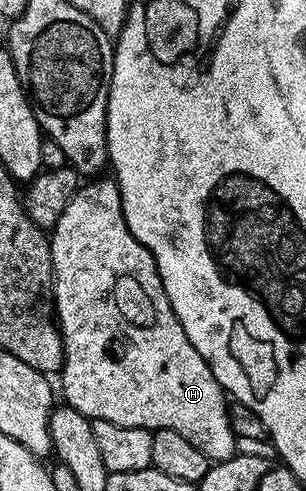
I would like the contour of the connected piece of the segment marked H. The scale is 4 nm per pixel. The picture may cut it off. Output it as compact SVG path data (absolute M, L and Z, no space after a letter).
M91 179L80 184L79 190L69 199L69 207L61 211L61 219L57 219L54 229L50 230L51 242L51 269L55 273L55 316L59 323L59 334L63 337L63 397L62 400L73 406L81 415L90 417L92 421L105 419L109 423L117 423L121 427L141 427L142 429L168 429L177 431L184 439L189 439L201 455L207 457L208 462L227 461L237 453L237 438L233 427L229 423L228 394L217 383L209 363L201 359L197 347L189 343L173 307L169 303L169 295L165 295L165 287L161 283L161 275L157 271L157 263L153 255L136 237L131 234L127 226L127 220L123 214L123 200L119 194L119 182L114 179Z

